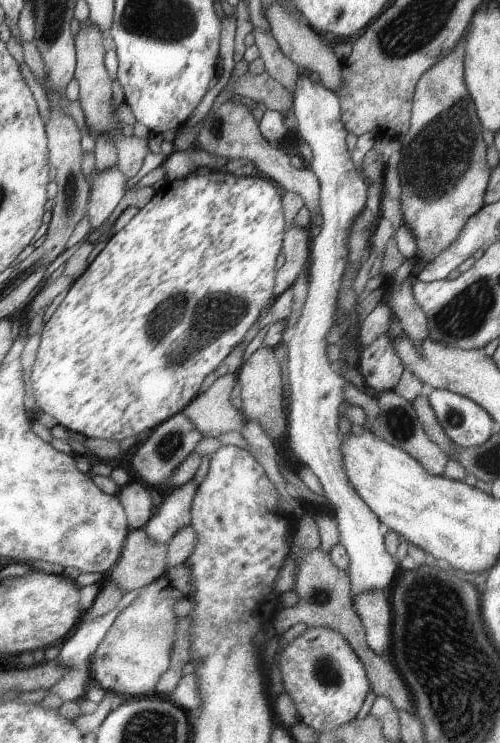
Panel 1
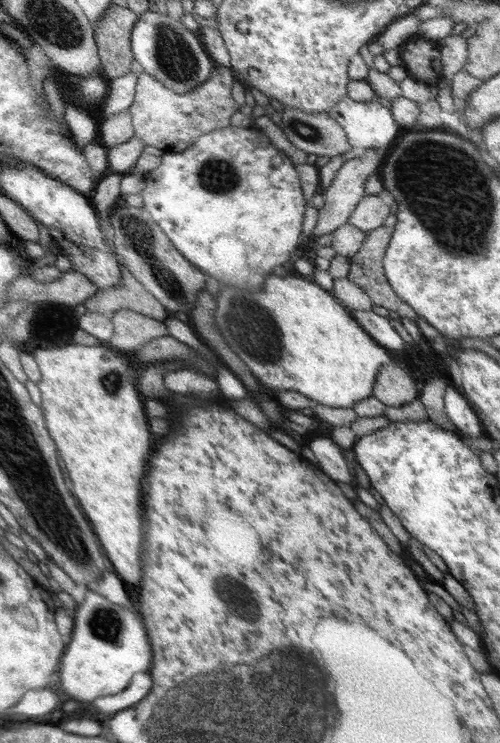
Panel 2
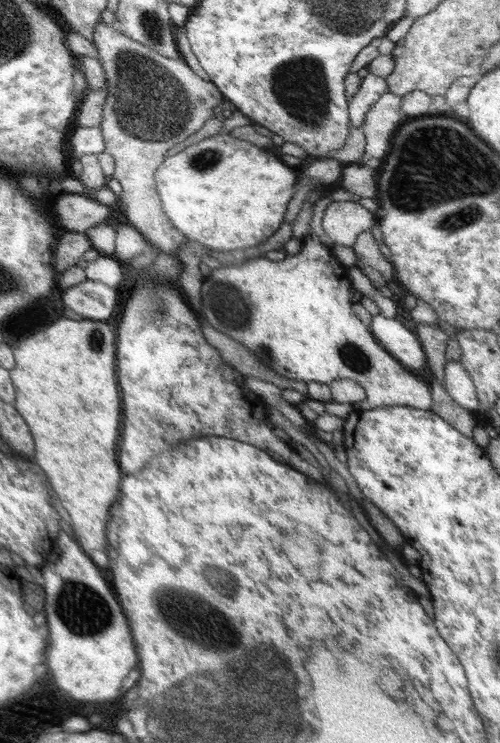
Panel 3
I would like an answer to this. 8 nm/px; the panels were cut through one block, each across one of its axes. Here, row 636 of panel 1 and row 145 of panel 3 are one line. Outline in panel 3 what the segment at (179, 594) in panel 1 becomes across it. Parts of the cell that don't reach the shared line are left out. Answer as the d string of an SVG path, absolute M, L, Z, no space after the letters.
M100 22L94 32L94 46L98 51L108 78L108 97L103 112L103 129L105 152L115 159L117 170L114 177L122 186L123 191L118 197L128 219L128 224L135 227L144 239L158 248L161 253L175 255L178 258L178 247L183 244L184 234L172 226L164 210L161 210L160 195L155 192L156 182L153 182L153 172L165 158L165 150L183 142L189 134L193 134L207 118L211 118L213 106L221 102L221 93L209 80L202 79L183 59L170 59L160 55L153 49L138 43L123 34L116 24Z

